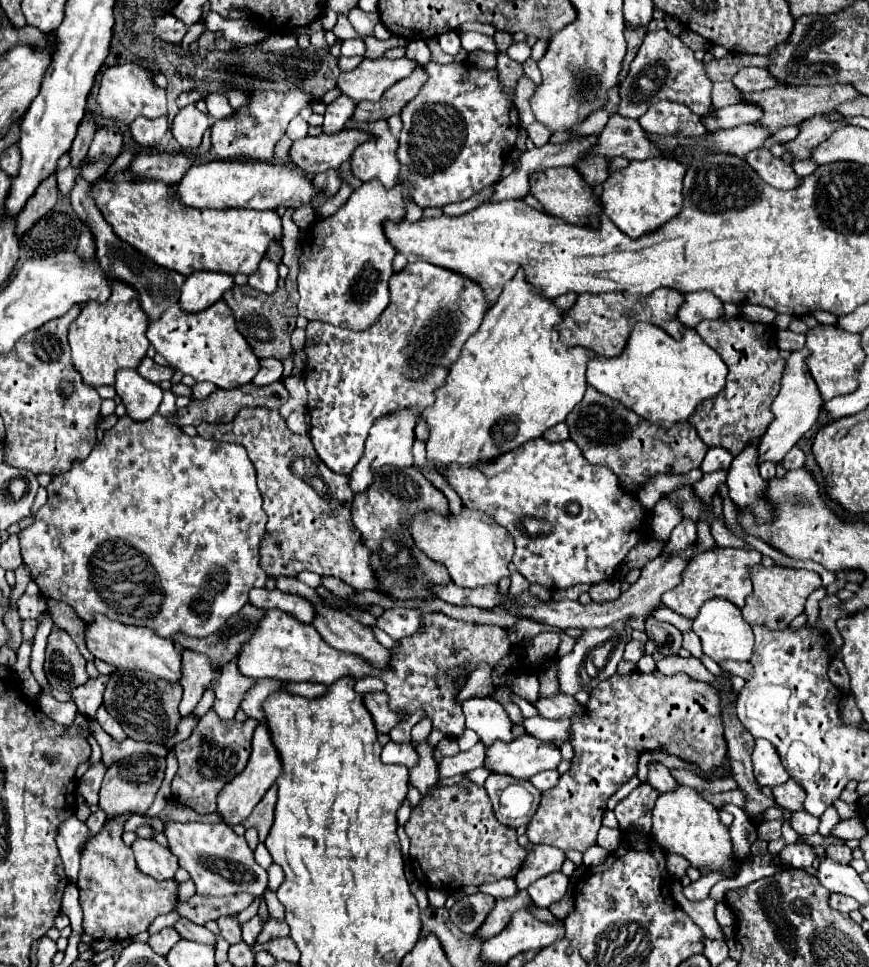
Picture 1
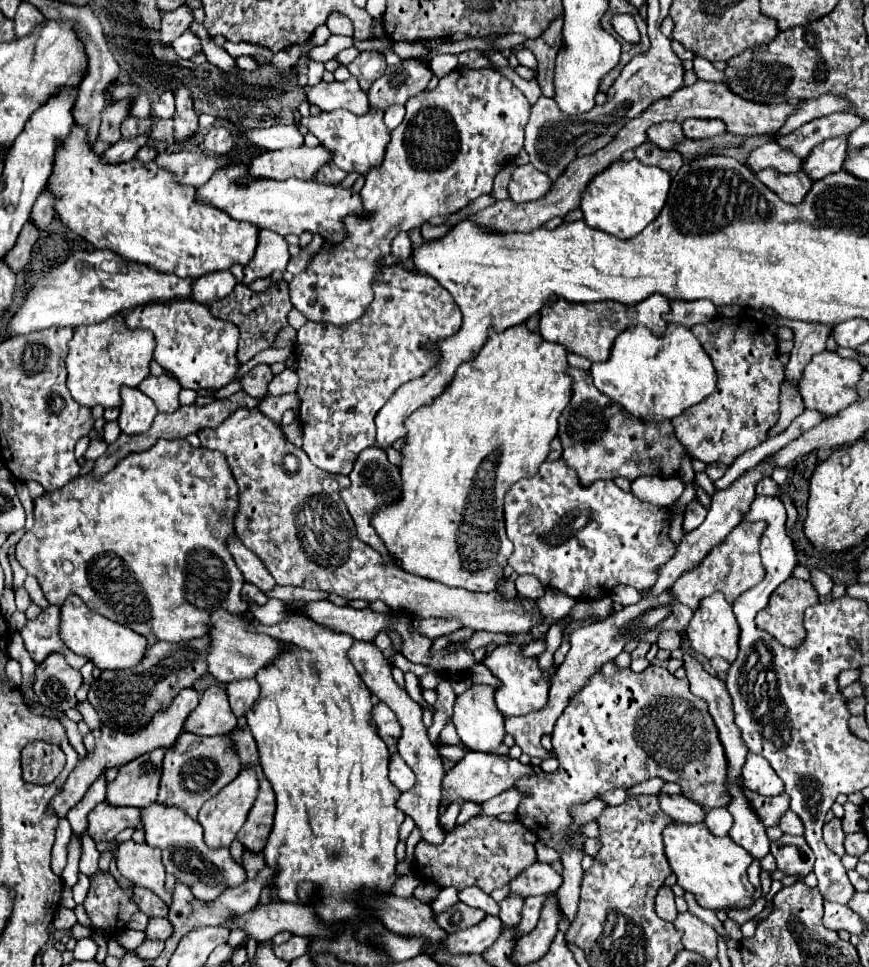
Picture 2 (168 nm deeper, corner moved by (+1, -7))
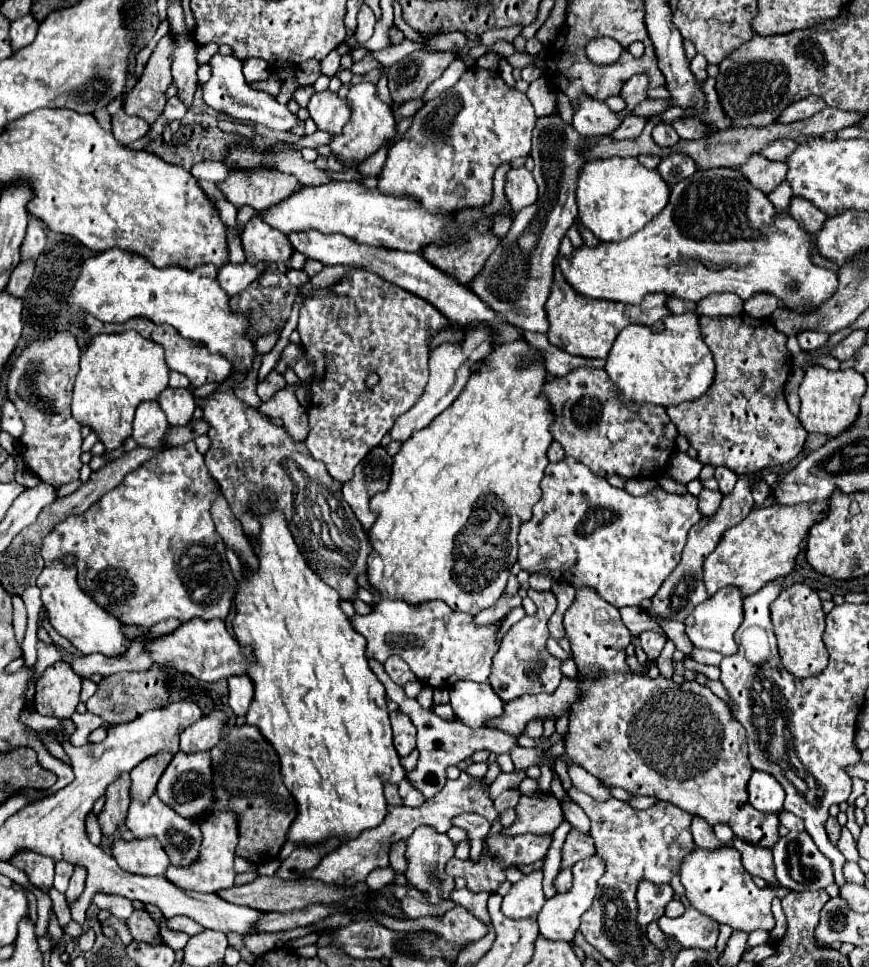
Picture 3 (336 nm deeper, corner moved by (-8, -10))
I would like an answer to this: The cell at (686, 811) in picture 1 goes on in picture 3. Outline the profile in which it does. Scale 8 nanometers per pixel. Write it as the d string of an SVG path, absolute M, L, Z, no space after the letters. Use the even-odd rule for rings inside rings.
M696 847L684 857L684 867L680 869L680 881L686 889L686 899L694 909L708 915L718 923L726 923L738 931L754 929L774 929L774 915L770 911L770 901L776 897L772 889L760 889L748 871L744 871L740 853L734 847L718 847L716 851L704 851Z

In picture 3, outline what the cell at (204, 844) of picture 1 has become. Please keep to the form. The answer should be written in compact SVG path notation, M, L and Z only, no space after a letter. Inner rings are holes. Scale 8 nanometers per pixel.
M152 797L148 803L140 803L140 801L132 801L130 809L128 809L128 829L138 837L138 839L148 839L148 837L156 837L164 851L170 857L170 863L180 867L188 863L196 863L196 857L200 855L200 843L202 843L202 831L198 821L194 819L184 819L182 815L176 815L176 811L172 811L172 807L168 807L166 803L162 803L158 797Z

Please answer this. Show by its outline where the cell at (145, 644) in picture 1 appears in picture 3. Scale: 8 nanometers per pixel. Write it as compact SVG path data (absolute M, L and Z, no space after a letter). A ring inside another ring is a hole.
M64 559L58 563L52 563L50 567L44 567L44 571L38 575L36 585L42 591L42 603L50 615L52 627L66 637L80 653L102 653L106 657L122 655L130 649L132 639L124 635L124 623L116 619L114 615L108 615L96 601L92 601L76 583L76 569L72 567L72 559Z

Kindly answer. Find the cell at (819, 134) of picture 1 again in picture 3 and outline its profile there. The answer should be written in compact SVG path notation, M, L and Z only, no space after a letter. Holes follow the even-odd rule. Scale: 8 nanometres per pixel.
M756 153L744 163L744 167L740 167L740 171L754 187L758 187L764 193L770 193L774 187L778 187L784 181L788 167L782 161L770 161Z

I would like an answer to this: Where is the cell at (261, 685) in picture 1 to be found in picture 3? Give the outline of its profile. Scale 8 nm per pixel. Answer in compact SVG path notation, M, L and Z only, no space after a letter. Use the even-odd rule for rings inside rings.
M240 675L240 677L230 677L228 679L228 687L230 687L230 707L236 715L246 715L248 707L252 703L252 695L254 695L254 687L252 681L248 679L248 675Z

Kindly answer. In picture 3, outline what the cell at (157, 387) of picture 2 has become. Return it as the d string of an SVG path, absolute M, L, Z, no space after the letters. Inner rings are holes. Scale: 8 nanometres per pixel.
M166 387L158 395L158 405L166 413L170 425L186 425L192 419L192 415L194 415L196 401L194 401L192 389Z

